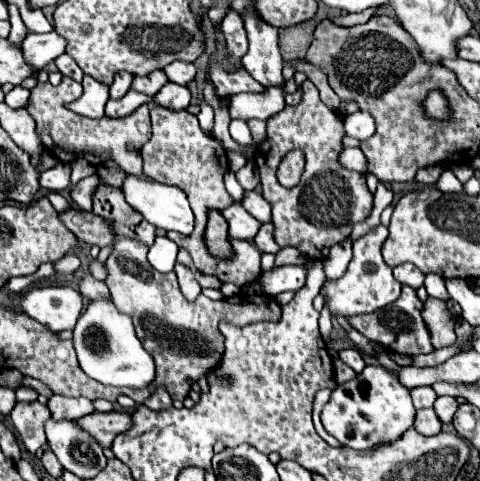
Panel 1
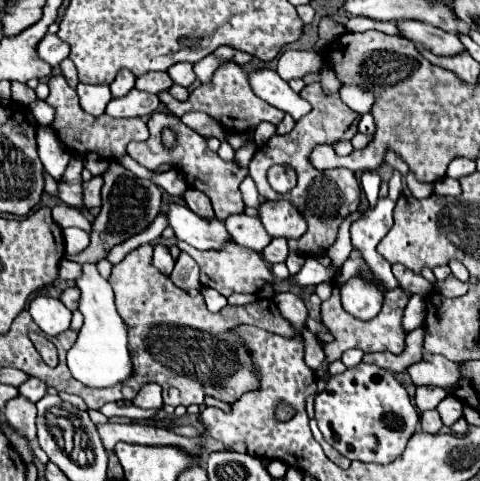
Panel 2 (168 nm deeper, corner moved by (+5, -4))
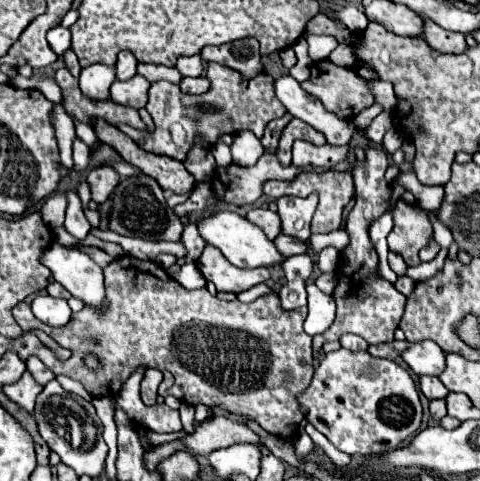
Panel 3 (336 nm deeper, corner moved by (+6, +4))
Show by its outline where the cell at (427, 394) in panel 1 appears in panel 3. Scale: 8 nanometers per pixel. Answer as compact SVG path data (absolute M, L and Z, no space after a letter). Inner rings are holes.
M422 376L420 378L420 390L428 400L444 398L448 394L448 388L440 382L438 376Z

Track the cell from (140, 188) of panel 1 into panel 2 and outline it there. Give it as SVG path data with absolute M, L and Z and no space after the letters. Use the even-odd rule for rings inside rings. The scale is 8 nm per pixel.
M169 204L169 226L175 230L177 240L199 250L221 250L227 242L233 242L223 220L201 218L181 204Z

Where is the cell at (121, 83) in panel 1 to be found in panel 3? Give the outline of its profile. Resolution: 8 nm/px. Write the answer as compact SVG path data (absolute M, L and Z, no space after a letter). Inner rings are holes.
M120 52L116 62L116 80L130 80L136 74L136 64L132 52Z

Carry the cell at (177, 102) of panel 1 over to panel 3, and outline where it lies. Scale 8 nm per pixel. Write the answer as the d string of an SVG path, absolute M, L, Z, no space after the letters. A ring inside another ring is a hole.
M196 76L196 78L182 78L182 82L178 84L180 90L184 94L204 94L208 90L208 80L204 76Z

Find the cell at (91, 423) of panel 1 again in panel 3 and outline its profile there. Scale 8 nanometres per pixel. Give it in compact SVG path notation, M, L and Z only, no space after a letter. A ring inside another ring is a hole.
M212 416L194 426L194 432L186 432L180 442L188 452L196 456L208 456L218 448L228 448L232 444L258 444L260 438L242 422L228 420L224 416Z

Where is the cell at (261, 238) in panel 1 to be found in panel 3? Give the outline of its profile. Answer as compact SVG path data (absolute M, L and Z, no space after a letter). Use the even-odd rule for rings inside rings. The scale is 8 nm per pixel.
M280 234L280 236L274 240L274 244L276 244L276 248L278 248L278 252L280 252L282 256L294 256L294 254L304 254L304 252L308 252L308 244L306 244L306 242L300 242L300 240L290 238L290 236L286 236L286 234Z

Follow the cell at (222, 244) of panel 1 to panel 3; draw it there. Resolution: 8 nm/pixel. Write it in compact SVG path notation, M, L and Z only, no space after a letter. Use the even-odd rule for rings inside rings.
M98 120L98 124L94 124L94 132L100 142L110 144L126 162L130 162L132 166L140 168L144 174L158 180L164 190L176 194L190 194L194 190L194 176L184 168L182 162L142 150L116 126L106 124L104 120Z

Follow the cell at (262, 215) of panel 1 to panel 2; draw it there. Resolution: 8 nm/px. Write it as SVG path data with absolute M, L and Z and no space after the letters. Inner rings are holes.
M279 200L279 202L263 202L259 208L261 222L267 228L267 232L273 238L299 238L307 232L307 222L303 220L301 212L289 202L289 200Z

